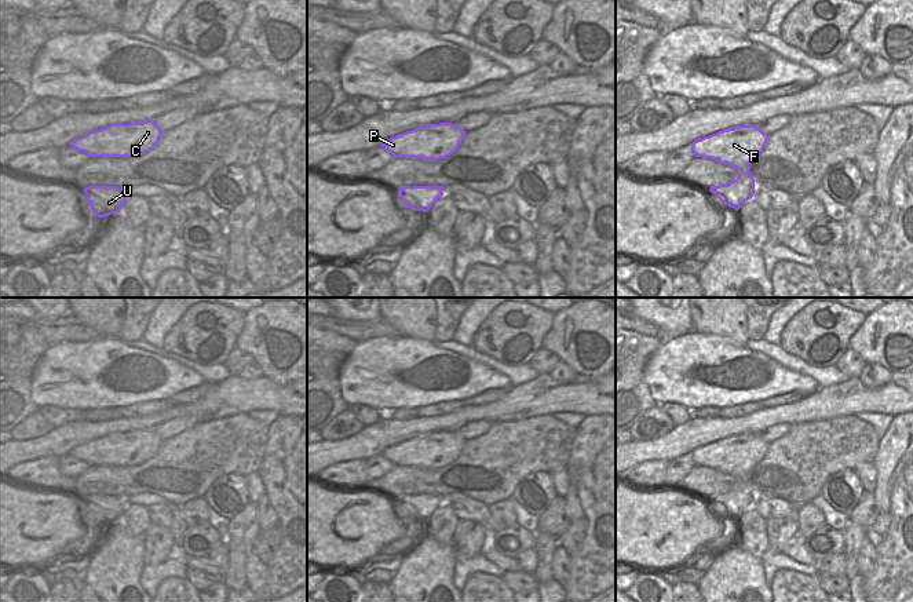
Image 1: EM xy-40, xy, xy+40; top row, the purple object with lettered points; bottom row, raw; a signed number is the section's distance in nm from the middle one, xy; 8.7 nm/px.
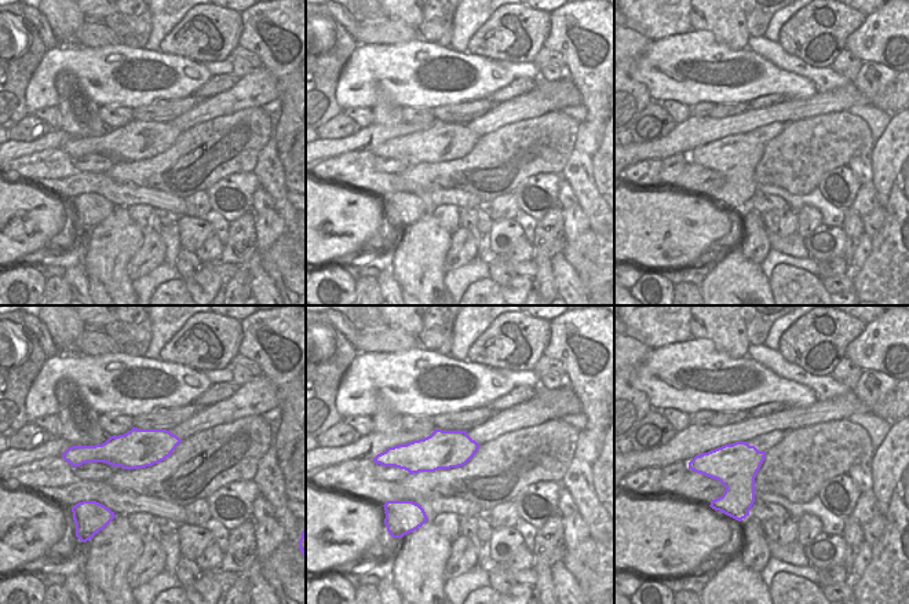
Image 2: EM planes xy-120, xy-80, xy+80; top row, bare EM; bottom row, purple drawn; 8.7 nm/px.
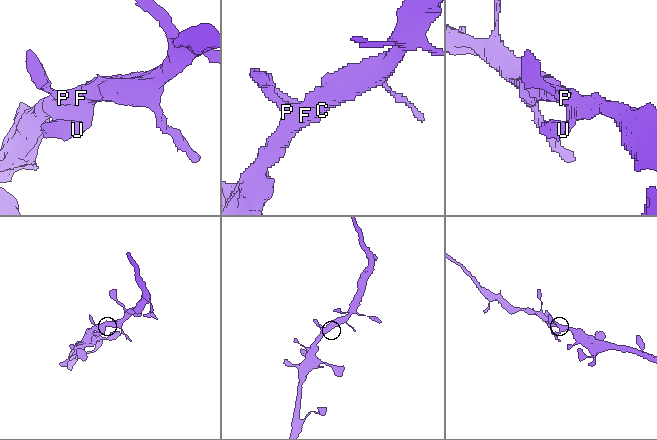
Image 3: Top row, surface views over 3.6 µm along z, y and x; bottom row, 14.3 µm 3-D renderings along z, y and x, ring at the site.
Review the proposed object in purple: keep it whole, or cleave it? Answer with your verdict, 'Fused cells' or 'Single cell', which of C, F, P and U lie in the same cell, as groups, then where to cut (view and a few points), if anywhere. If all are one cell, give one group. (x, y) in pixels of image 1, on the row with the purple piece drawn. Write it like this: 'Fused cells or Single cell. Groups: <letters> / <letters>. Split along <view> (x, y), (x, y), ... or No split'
Single cell. Groups: C F P U. No split

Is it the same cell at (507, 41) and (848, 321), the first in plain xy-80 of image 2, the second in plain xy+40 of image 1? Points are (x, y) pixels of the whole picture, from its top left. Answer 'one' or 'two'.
one

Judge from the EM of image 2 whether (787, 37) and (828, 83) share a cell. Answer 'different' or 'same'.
different

